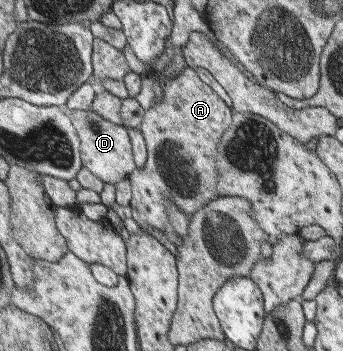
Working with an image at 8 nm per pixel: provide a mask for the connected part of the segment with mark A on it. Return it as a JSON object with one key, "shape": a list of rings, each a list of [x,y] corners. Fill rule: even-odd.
{"shape":[[[185,67],[177,76],[165,77],[162,80],[164,90],[163,98],[150,110],[145,110],[140,129],[145,135],[149,154],[144,167],[135,169],[129,176],[132,182],[133,199],[131,208],[136,220],[146,225],[165,232],[168,227],[173,228],[172,220],[168,213],[168,199],[171,198],[183,213],[192,215],[207,206],[217,197],[215,192],[217,172],[217,160],[219,141],[233,124],[234,110],[222,96],[209,86],[200,76],[197,70]]]}

